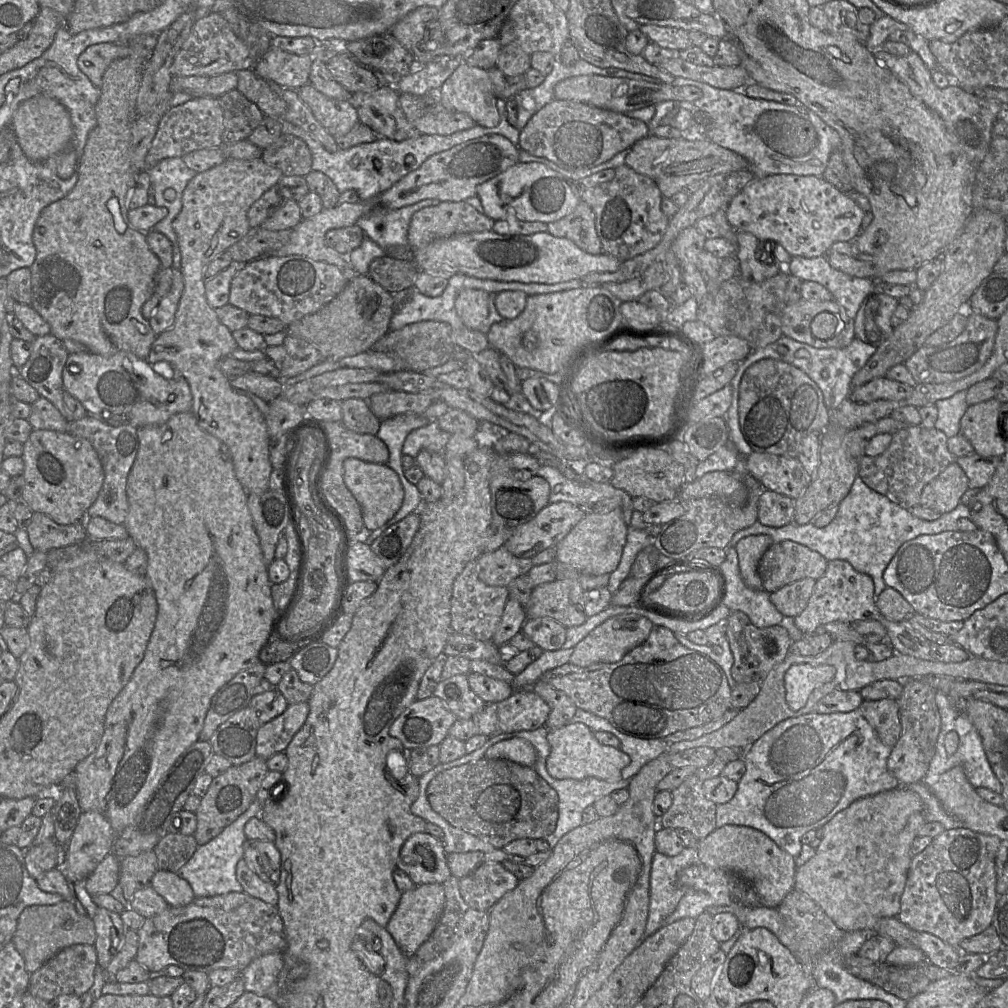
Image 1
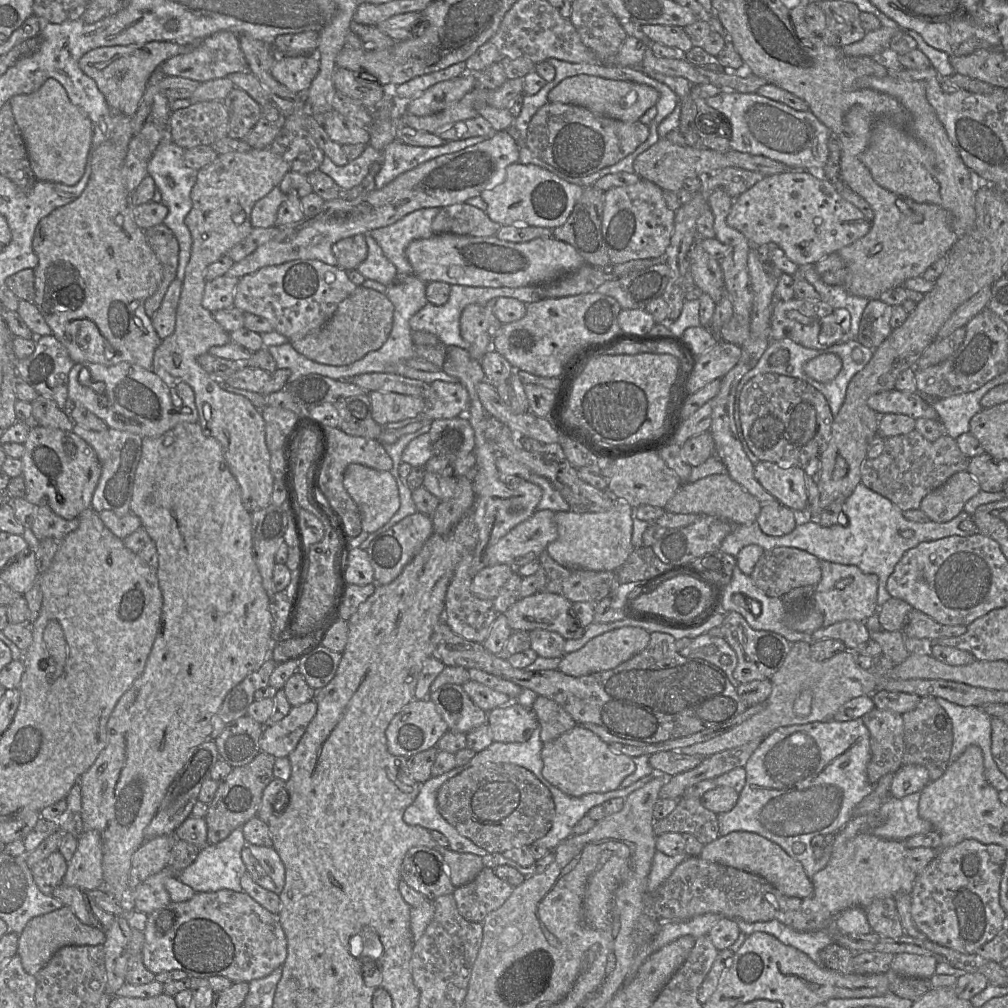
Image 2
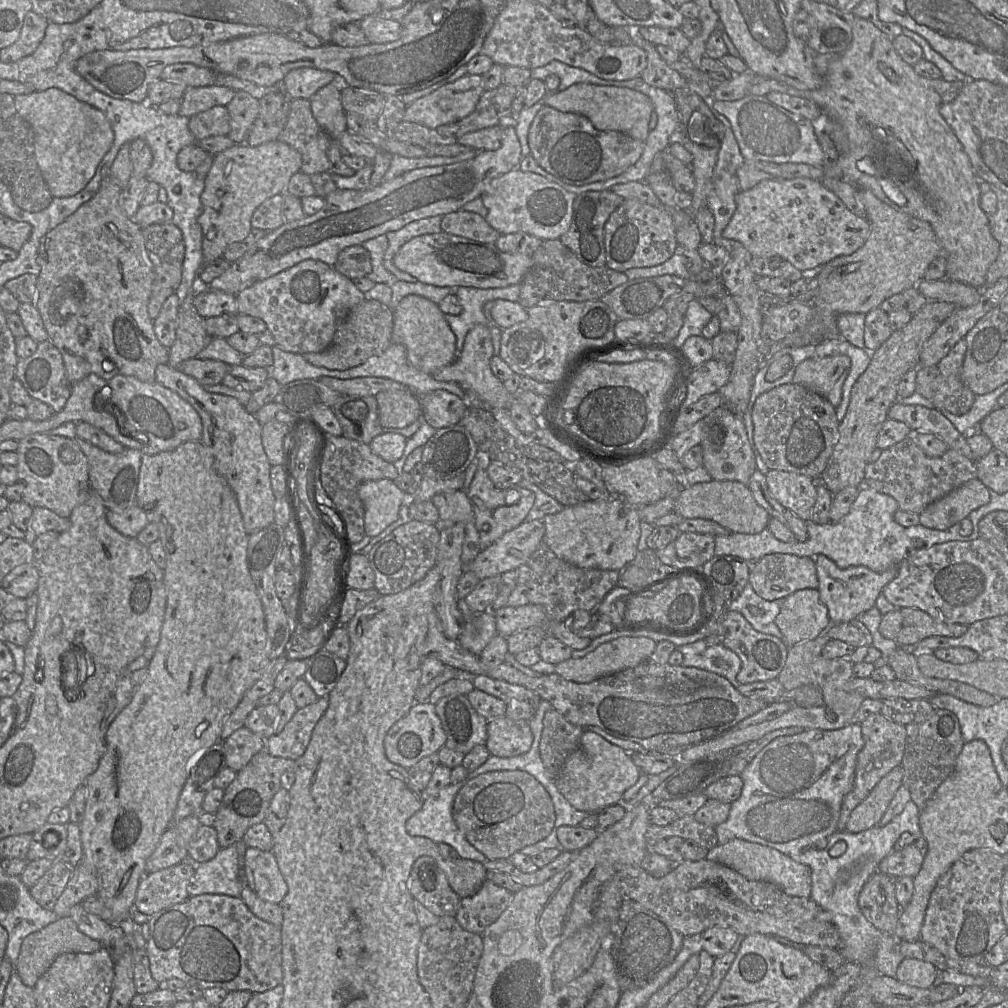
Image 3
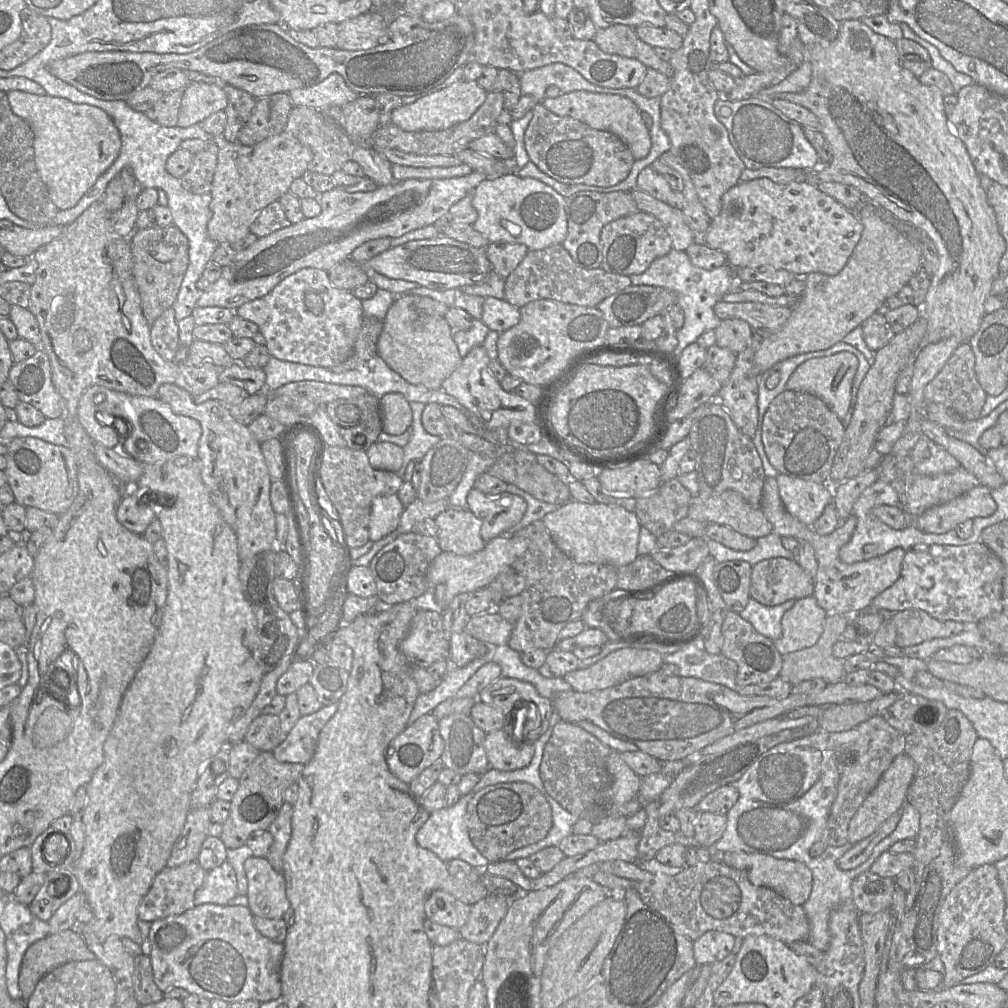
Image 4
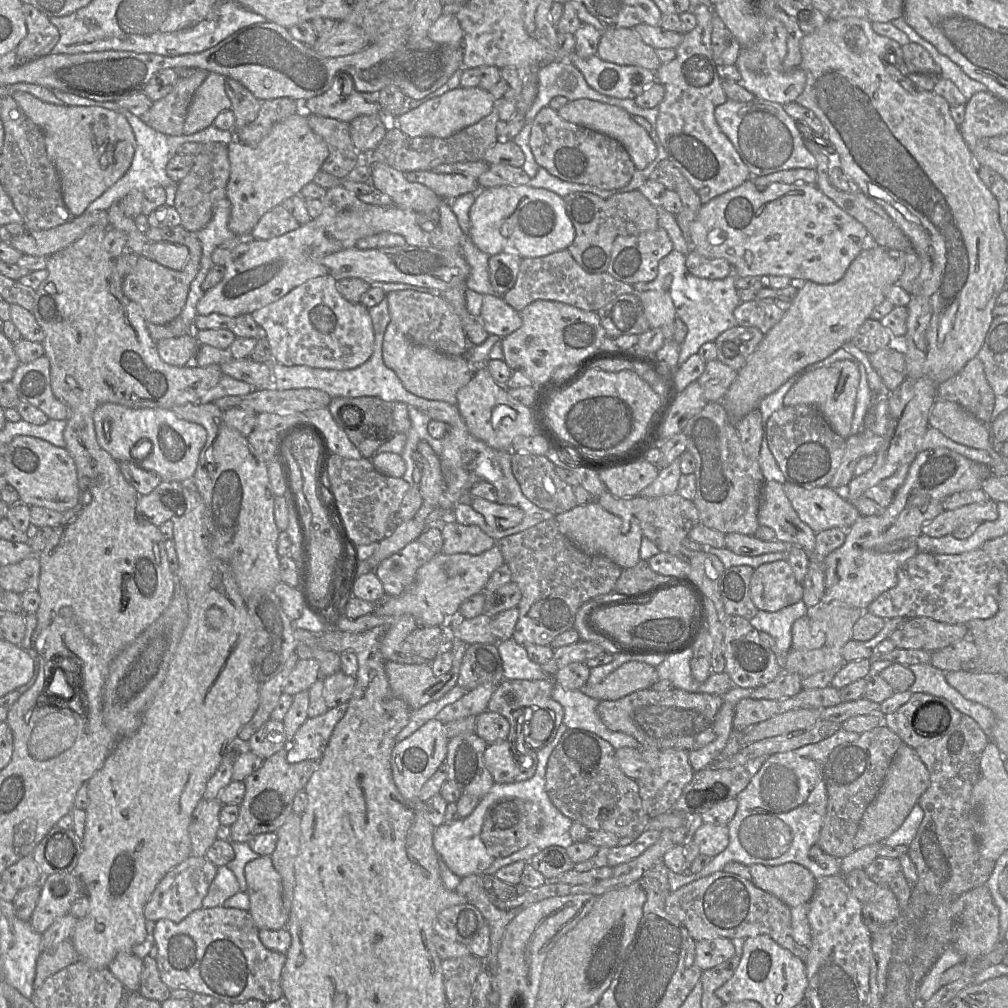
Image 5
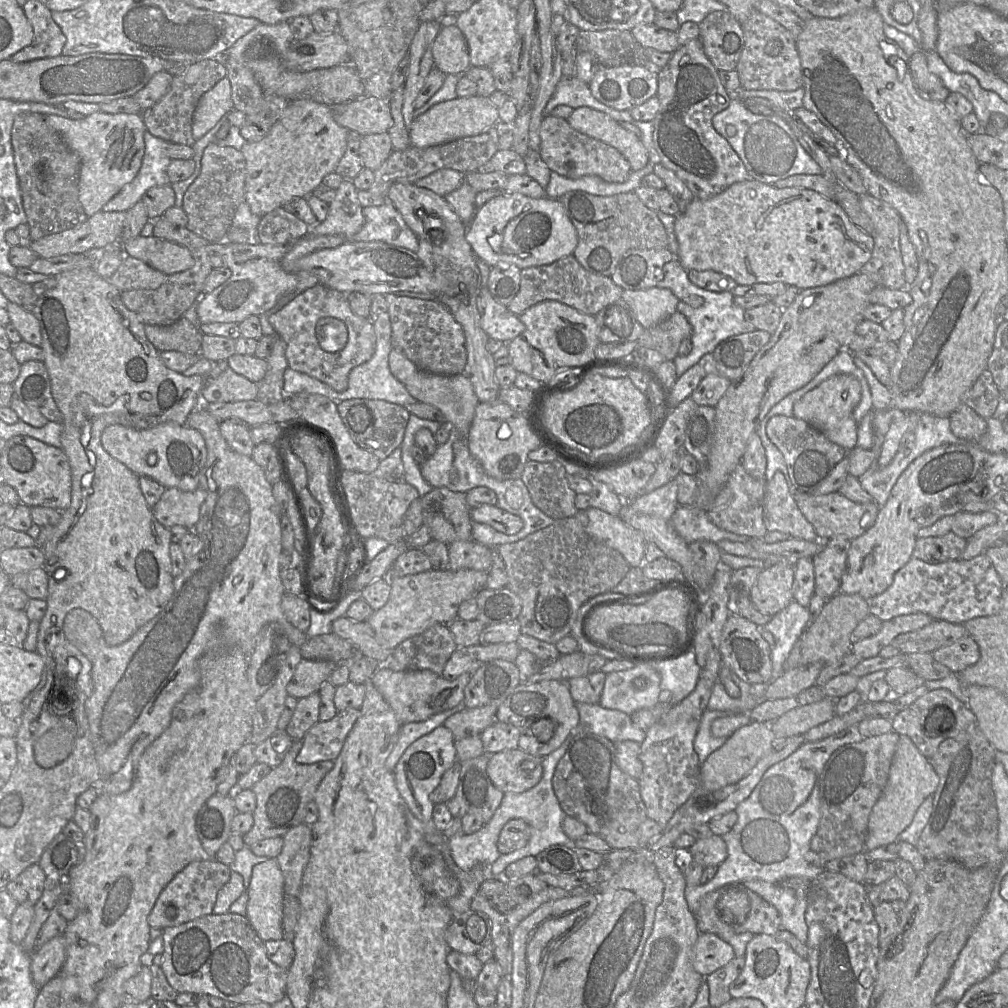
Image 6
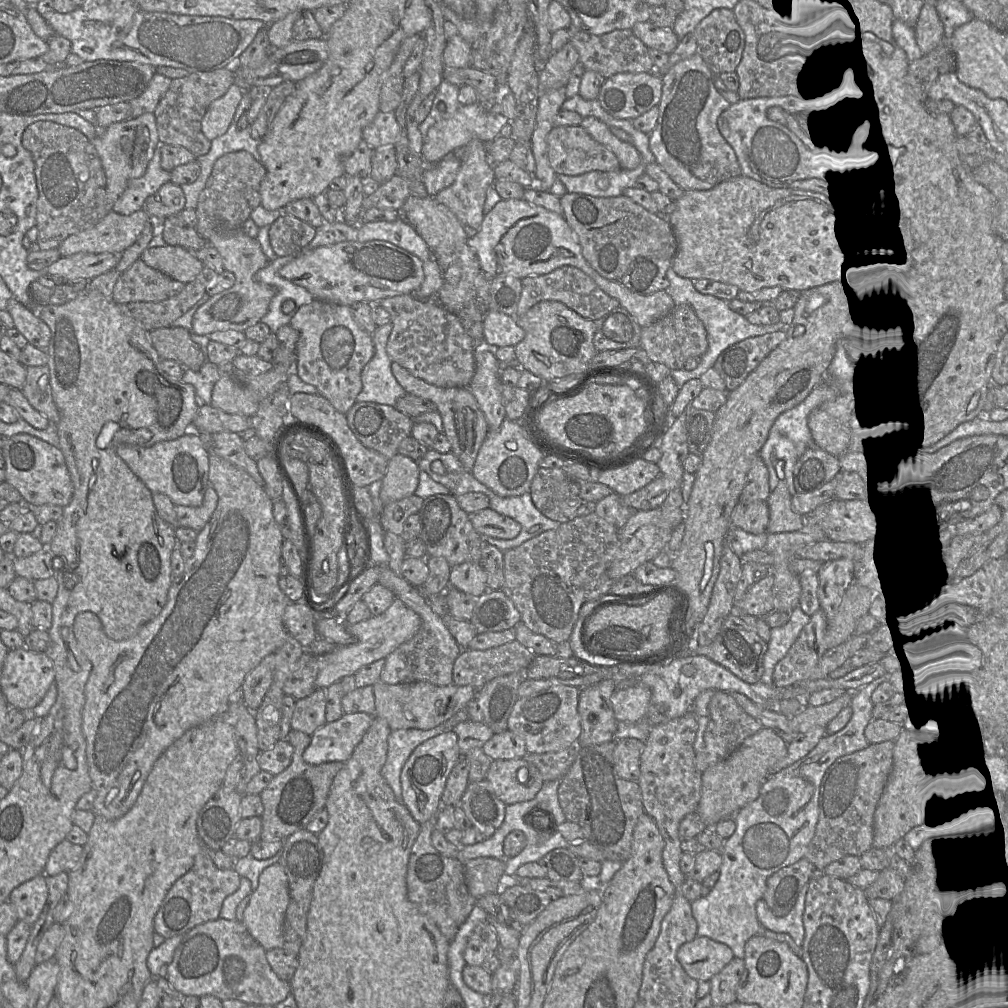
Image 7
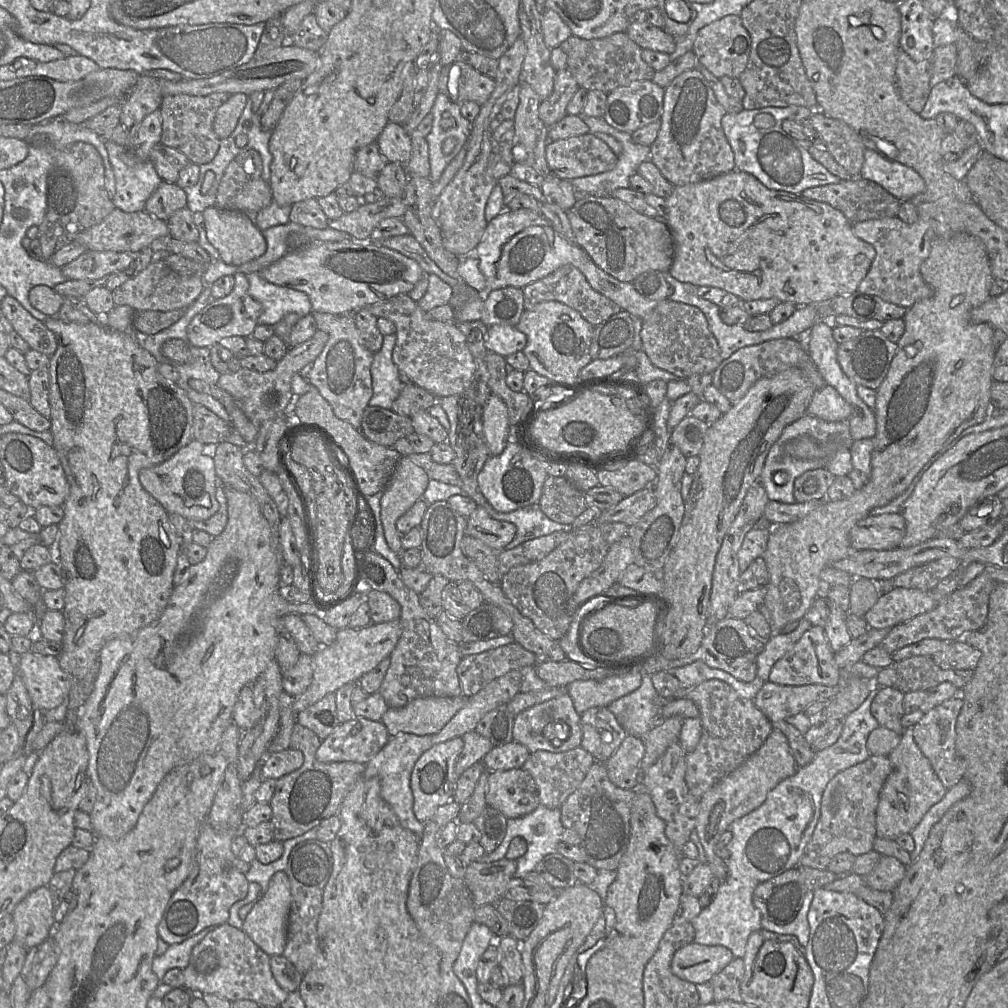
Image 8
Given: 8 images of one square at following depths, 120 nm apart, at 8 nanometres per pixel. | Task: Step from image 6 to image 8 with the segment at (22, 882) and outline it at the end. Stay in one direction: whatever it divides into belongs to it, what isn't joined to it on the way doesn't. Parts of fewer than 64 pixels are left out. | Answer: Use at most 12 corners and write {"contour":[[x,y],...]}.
{"contour":[[47,886],[19,902],[14,941],[39,947],[56,927]]}

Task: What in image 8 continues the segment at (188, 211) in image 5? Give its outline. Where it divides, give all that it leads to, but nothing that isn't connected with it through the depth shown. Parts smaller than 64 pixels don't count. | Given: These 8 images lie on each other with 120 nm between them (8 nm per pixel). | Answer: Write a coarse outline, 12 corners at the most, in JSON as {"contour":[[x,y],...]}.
{"contour":[[253,149],[226,167],[215,207],[259,212],[272,201]]}

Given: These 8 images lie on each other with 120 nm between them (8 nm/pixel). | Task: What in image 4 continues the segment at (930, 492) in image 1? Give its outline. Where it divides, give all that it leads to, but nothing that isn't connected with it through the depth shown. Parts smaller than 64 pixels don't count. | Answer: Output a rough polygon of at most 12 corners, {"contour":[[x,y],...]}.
{"contour":[[980,484],[914,518],[943,534],[968,519],[991,516],[991,489]]}

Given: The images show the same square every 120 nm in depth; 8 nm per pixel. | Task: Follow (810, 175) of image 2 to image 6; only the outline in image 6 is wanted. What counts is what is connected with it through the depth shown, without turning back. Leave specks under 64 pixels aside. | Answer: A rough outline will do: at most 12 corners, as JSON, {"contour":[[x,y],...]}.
{"contour":[[754,179],[675,216],[676,258],[799,290],[860,272],[834,200]]}

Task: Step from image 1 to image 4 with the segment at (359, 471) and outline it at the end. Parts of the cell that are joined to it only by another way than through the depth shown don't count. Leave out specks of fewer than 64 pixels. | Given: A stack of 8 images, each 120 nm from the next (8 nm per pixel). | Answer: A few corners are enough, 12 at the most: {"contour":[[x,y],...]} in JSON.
{"contour":[[398,494],[375,497],[369,539],[395,531],[404,508]]}

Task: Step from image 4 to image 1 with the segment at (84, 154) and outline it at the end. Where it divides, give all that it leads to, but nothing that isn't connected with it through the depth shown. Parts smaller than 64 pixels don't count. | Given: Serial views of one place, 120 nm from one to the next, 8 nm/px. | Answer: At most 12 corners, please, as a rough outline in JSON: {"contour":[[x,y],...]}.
{"contour":[[57,100],[23,101],[12,127],[34,162],[57,157],[56,174],[70,178],[78,156],[73,127]]}

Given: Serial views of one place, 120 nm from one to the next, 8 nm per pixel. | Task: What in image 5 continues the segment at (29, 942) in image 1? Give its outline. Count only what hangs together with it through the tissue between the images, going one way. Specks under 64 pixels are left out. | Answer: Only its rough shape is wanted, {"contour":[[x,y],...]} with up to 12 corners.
{"contour":[[71,939],[43,950],[34,990],[81,958]]}

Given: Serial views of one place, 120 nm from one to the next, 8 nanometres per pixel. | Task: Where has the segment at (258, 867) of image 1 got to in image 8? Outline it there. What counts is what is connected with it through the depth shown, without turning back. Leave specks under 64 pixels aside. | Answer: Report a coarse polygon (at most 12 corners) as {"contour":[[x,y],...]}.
{"contour":[[276,872],[242,930],[267,955],[282,955],[290,882]]}

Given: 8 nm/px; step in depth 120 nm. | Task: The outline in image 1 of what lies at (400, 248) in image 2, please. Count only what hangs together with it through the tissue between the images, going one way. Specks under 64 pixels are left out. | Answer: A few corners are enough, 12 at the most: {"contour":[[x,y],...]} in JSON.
{"contour":[[425,199],[400,209],[377,208],[356,224],[382,249],[408,247],[418,210]]}

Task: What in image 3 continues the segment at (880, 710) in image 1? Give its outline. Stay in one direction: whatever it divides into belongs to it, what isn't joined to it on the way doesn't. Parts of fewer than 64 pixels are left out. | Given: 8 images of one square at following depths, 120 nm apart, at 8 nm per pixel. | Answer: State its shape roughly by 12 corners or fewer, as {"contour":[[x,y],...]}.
{"contour":[[881,713],[861,722],[864,745],[837,831],[892,769],[901,765],[904,725]]}

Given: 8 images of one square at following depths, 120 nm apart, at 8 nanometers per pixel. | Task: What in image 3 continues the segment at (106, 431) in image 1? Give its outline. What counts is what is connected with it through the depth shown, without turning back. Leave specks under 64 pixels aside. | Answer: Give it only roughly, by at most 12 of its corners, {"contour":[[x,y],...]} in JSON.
{"contour":[[78,437],[107,510],[136,503],[140,450],[108,453]]}

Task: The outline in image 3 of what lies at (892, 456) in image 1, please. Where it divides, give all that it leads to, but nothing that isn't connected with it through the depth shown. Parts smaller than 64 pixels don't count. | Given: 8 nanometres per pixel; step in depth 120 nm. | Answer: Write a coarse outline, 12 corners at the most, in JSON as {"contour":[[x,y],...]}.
{"contour":[[913,433],[867,464],[863,485],[920,514],[976,478],[953,449],[929,457]]}

